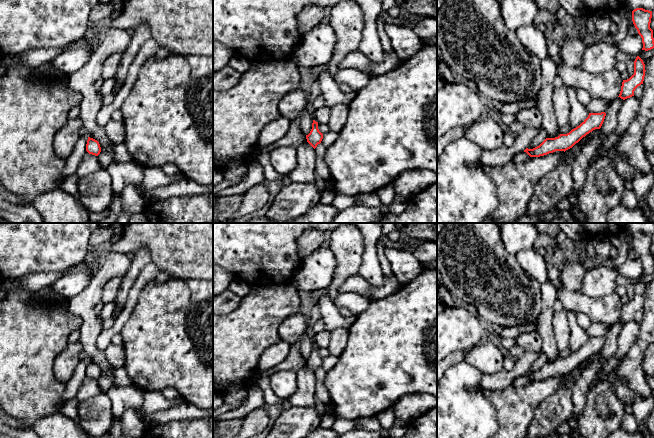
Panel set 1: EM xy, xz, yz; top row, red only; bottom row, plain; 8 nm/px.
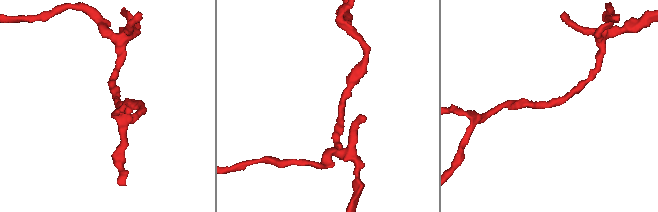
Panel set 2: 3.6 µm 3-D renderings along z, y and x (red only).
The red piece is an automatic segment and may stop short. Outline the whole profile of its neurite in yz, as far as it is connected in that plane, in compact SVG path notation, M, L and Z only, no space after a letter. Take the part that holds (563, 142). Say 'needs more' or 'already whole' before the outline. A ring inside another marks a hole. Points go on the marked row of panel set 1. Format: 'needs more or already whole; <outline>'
already whole; M605 112L589 113L588 117L569 133L560 134L555 138L546 138L539 146L533 149L526 148L524 152L530 157L540 157L555 151L565 152L593 130L600 129L605 116Z

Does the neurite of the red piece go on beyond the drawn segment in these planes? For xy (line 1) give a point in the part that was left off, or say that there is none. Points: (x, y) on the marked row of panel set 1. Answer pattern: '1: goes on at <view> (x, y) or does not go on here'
1: does not go on here

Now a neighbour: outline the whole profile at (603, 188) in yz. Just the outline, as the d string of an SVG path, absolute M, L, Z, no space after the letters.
M654 55L649 60L643 81L643 94L640 98L639 111L627 131L620 136L620 140L613 146L613 152L596 160L586 169L586 179L577 195L577 204L585 215L586 223L606 223L607 213L621 204L625 192L625 181L616 171L616 157L624 157L627 162L643 174L652 171L652 165L646 157L643 145L645 127L654 119Z

